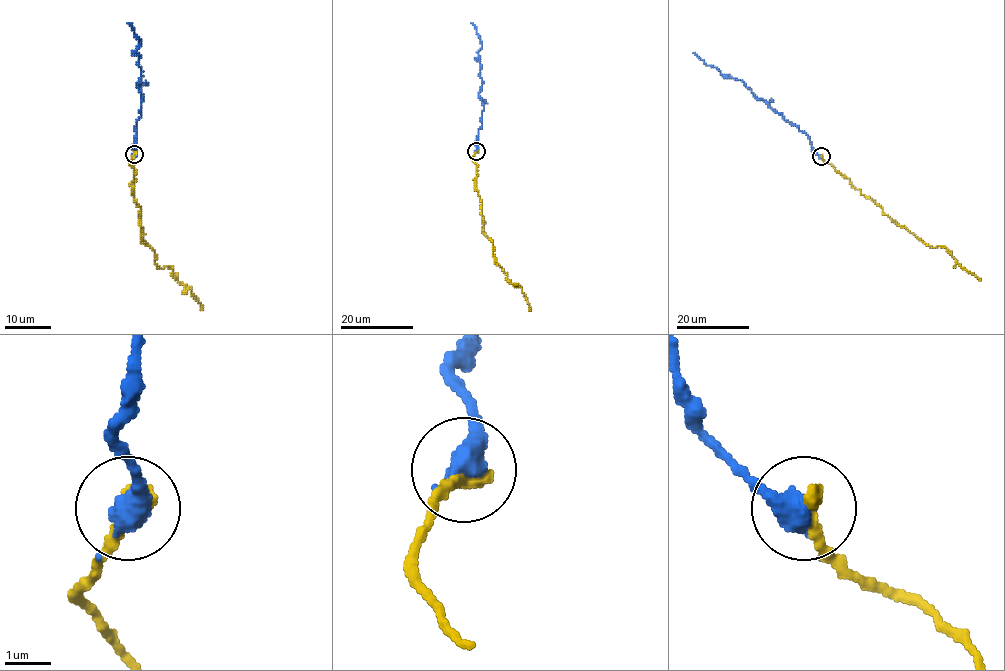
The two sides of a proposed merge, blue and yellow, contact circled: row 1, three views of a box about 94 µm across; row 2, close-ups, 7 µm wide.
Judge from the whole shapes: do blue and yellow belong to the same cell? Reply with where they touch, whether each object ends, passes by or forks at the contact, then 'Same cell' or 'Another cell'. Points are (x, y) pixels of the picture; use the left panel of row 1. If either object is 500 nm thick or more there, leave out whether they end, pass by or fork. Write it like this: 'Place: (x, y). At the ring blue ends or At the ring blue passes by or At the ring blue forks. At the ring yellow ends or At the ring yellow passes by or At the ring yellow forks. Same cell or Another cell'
Place: (134, 154). Same cell

